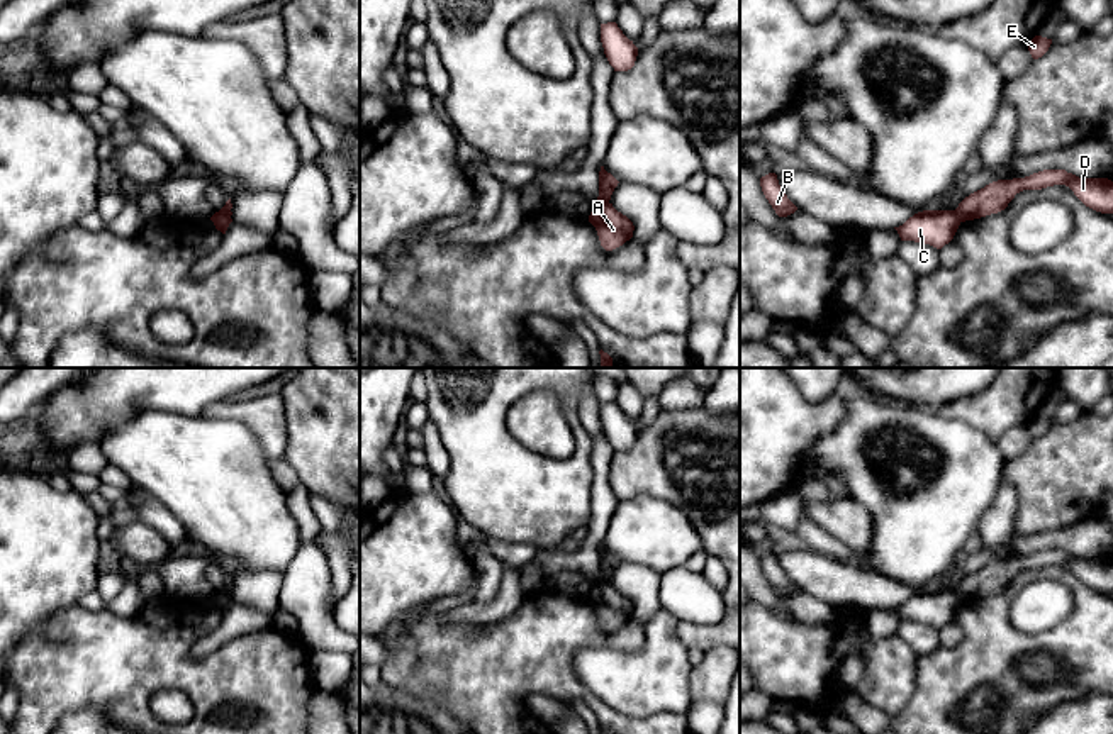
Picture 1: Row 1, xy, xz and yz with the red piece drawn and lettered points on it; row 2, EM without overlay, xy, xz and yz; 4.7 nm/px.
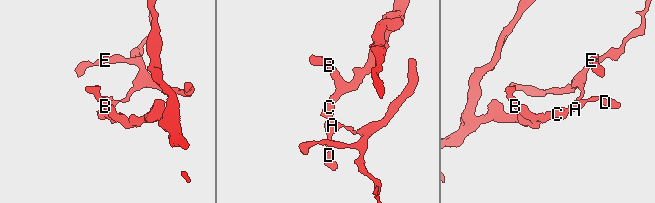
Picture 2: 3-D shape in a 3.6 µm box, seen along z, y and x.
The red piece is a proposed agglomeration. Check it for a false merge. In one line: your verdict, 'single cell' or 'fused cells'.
fused cells

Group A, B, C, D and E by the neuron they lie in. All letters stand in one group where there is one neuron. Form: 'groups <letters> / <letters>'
groups A D E / B C

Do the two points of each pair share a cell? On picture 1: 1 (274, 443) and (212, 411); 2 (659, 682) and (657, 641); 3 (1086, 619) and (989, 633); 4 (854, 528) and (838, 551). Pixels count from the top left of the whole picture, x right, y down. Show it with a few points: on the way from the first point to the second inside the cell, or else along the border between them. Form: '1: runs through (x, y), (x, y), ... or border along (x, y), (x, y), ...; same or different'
1: runs through (262, 428), (245, 411), (228, 411); same
2: runs through (659, 672), (659, 651); same
3: runs through (1062, 643), (1013, 643); same
4: border along (811, 517), (840, 539), (857, 558); different

